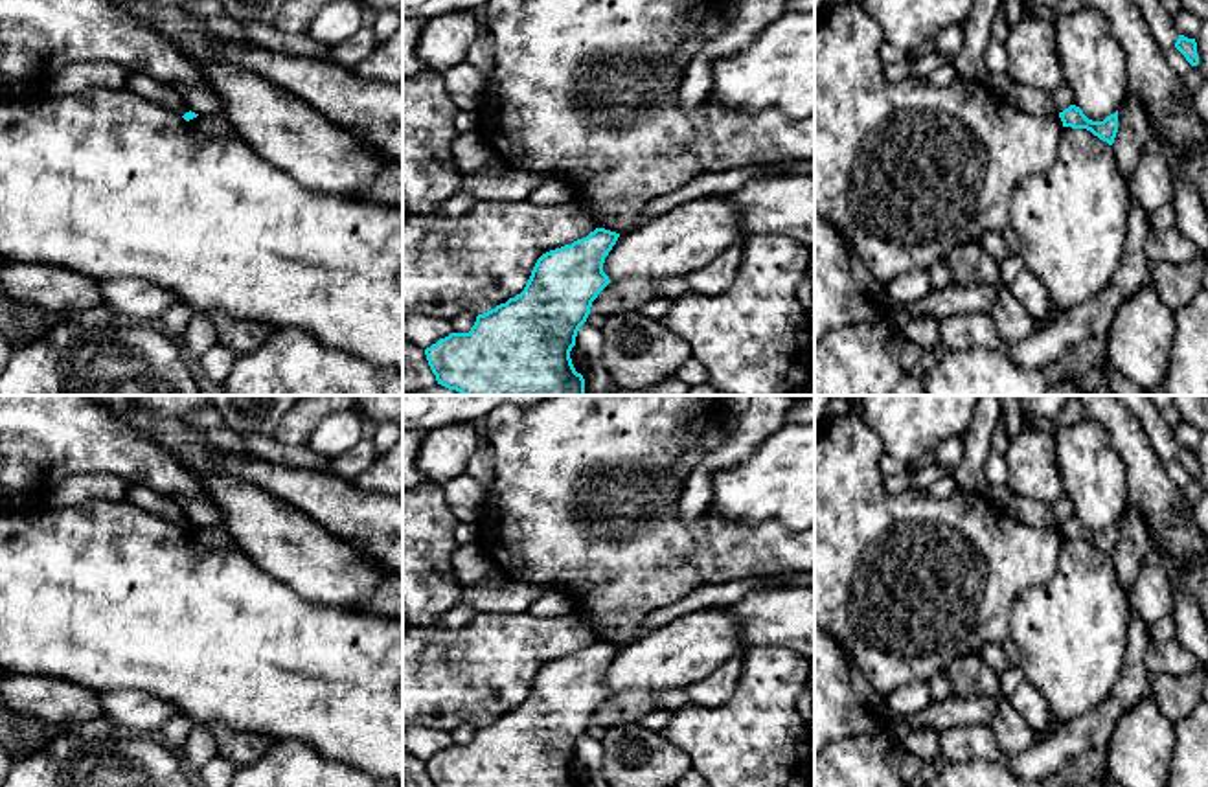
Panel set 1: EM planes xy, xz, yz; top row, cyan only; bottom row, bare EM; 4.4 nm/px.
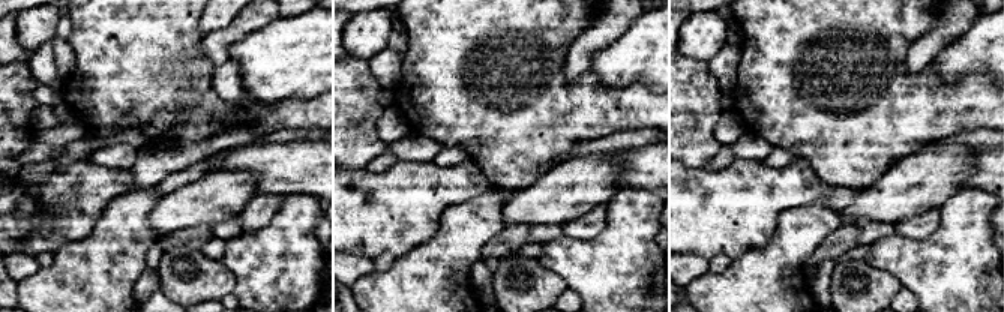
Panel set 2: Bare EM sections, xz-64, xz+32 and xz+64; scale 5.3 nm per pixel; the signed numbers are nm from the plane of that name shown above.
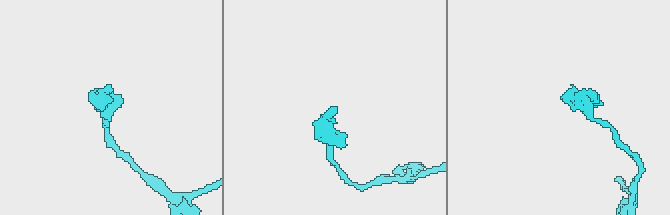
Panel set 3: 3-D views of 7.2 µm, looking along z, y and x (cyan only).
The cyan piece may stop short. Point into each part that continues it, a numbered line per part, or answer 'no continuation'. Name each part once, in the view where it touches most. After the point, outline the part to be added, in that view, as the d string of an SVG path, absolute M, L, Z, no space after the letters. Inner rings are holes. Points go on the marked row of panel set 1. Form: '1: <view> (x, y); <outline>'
no continuation

